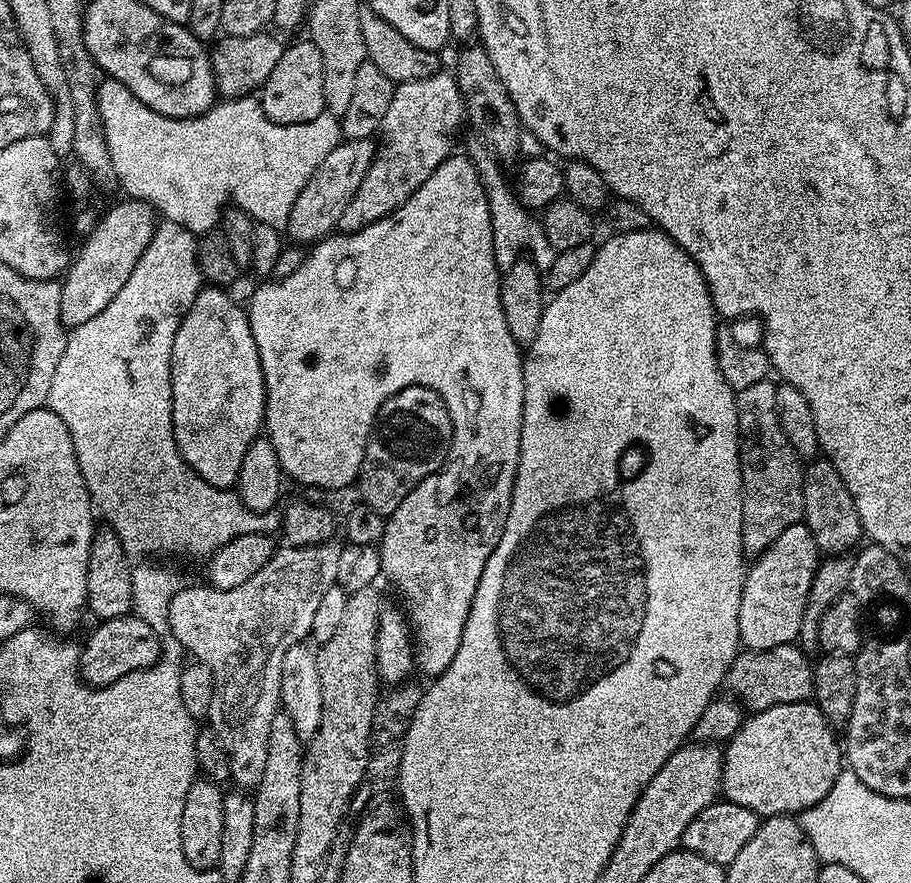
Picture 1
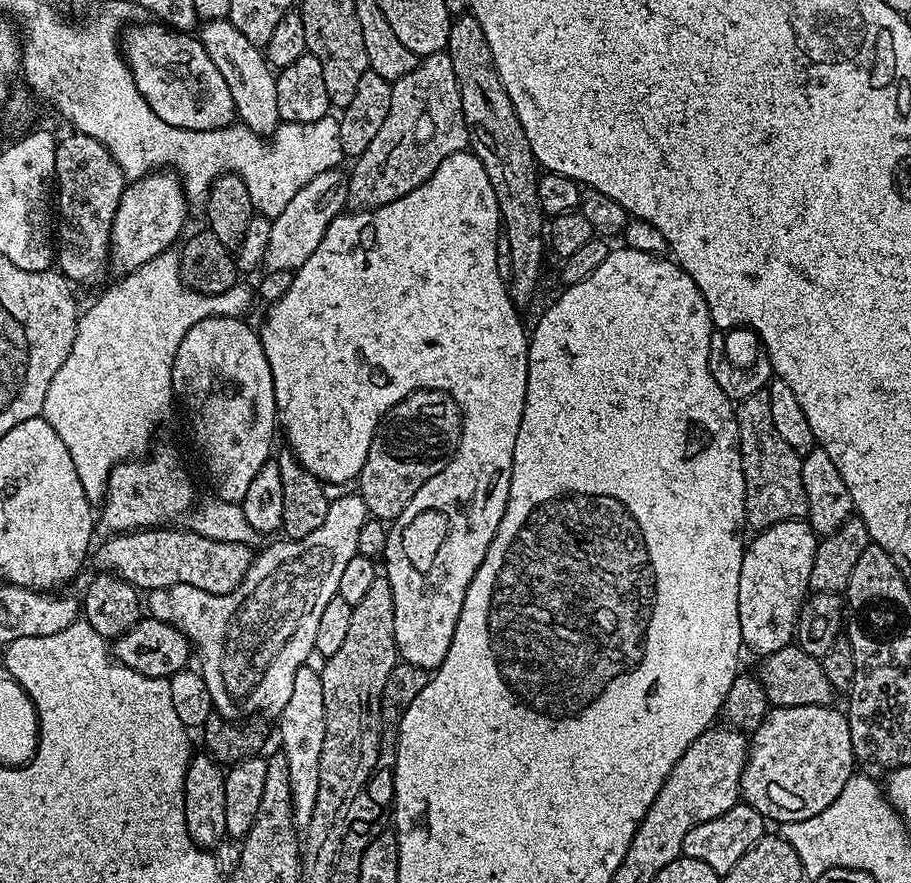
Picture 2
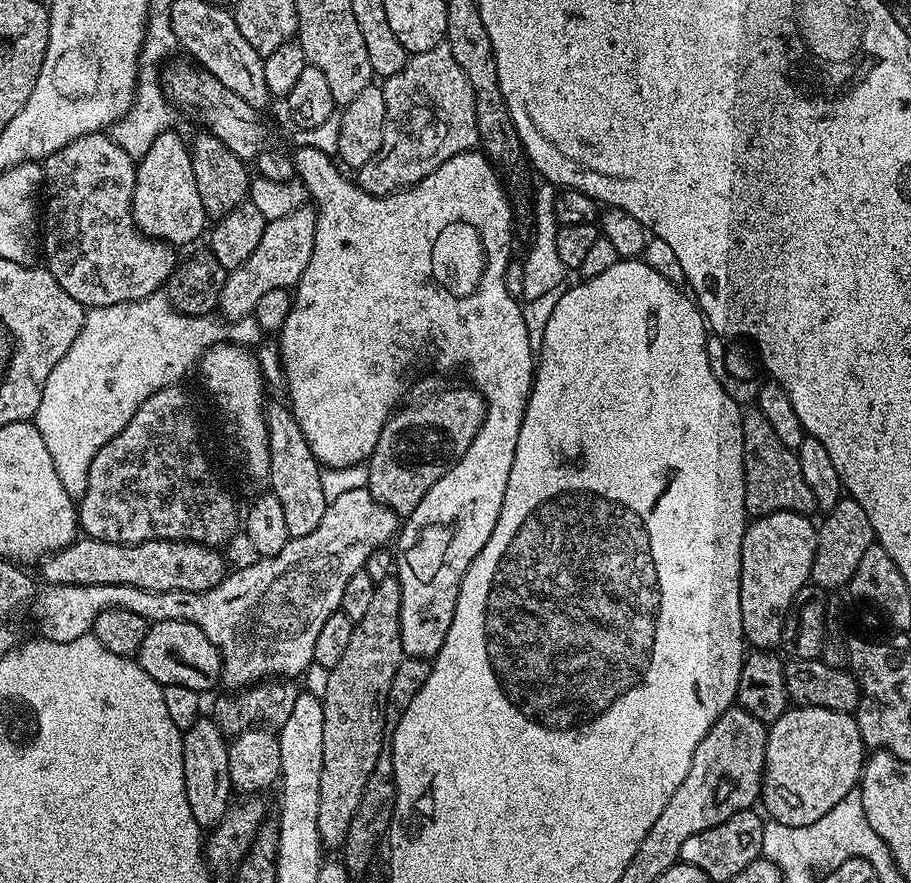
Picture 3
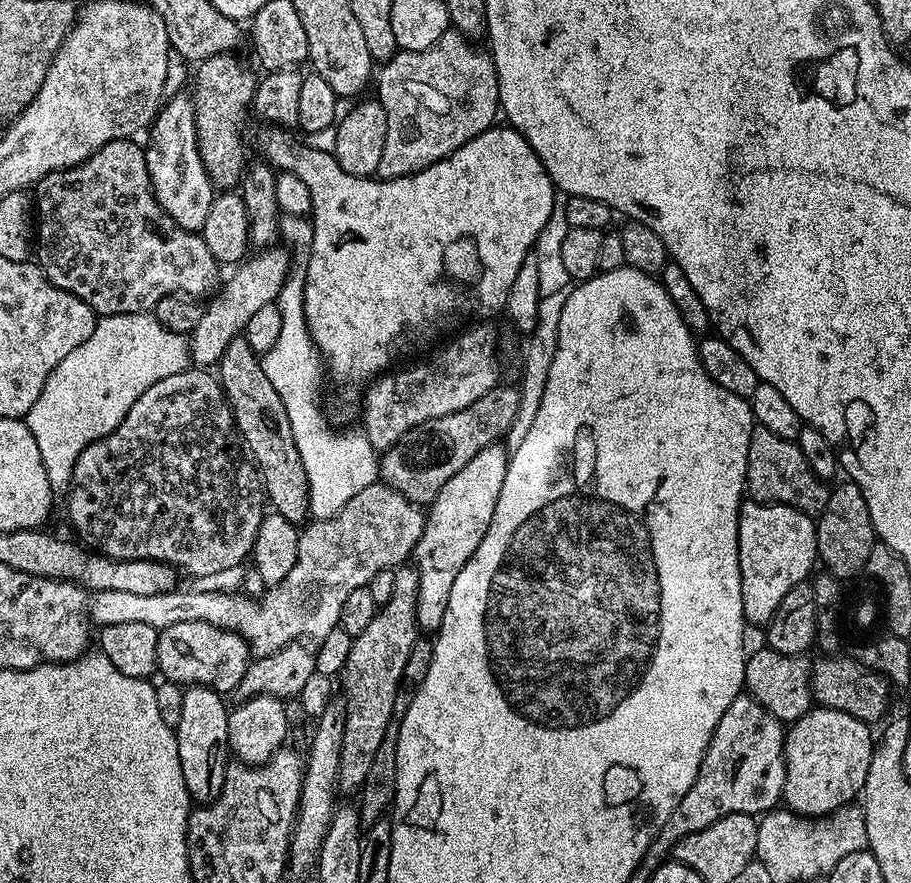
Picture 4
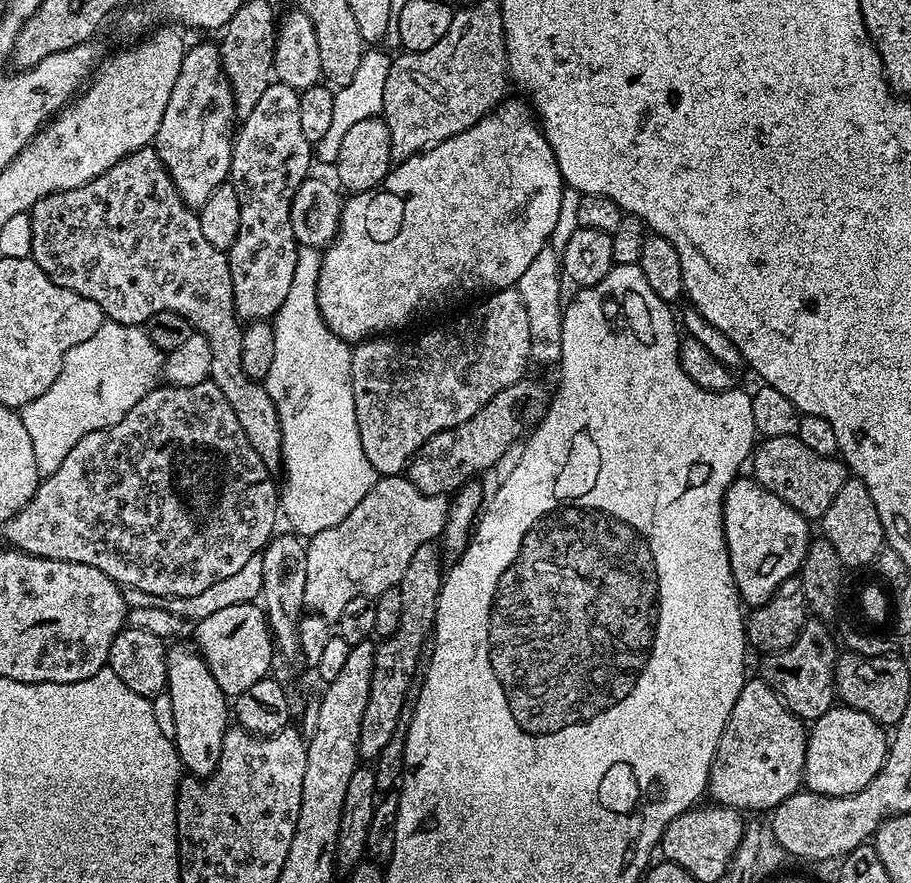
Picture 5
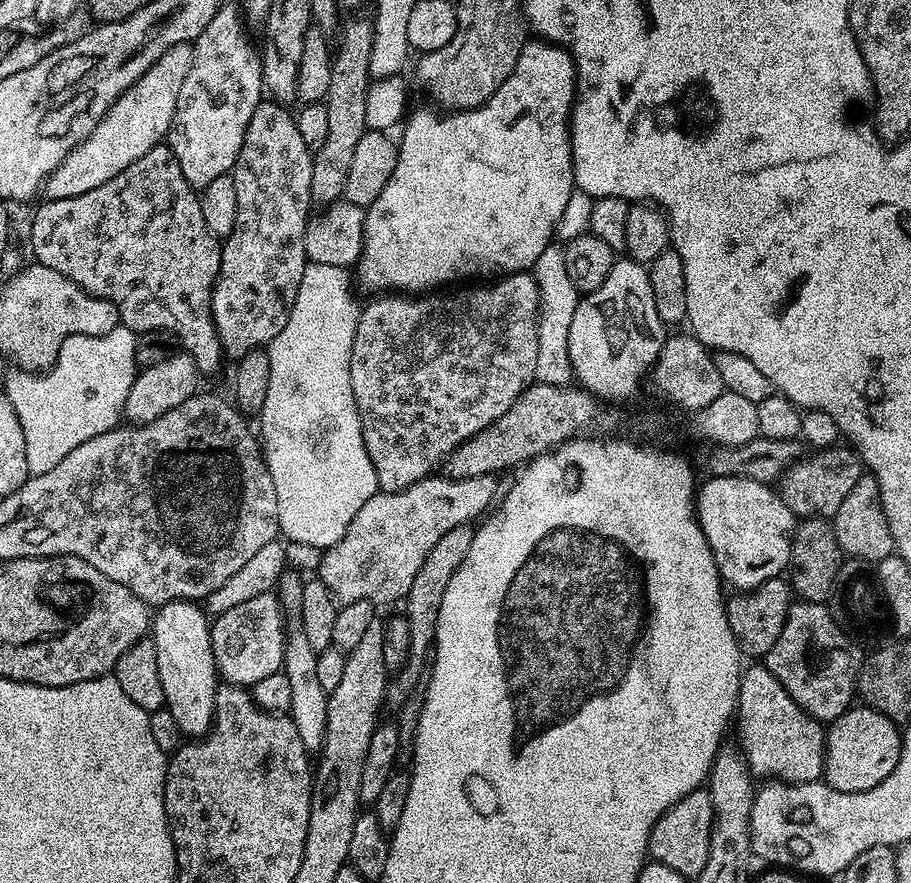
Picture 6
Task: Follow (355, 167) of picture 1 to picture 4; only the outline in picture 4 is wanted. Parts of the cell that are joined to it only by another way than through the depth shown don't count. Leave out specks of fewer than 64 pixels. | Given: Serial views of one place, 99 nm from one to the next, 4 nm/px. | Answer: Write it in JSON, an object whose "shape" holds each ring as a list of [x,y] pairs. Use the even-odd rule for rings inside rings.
{"shape":[[[268,246],[255,256],[249,255],[235,269],[236,272],[215,293],[209,304],[206,304],[202,319],[190,334],[190,360],[196,366],[212,366],[222,358],[226,346],[237,339],[245,331],[247,322],[262,306],[276,303],[282,286],[288,280],[290,271],[290,255],[287,247]],[[221,291],[221,292],[220,292]],[[220,292],[220,293],[219,293]],[[212,364],[212,365],[208,365]]]}

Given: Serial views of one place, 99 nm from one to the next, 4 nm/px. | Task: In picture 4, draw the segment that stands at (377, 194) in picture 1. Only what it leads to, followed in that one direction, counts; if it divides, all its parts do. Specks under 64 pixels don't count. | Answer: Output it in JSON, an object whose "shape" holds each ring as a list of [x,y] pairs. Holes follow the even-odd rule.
{"shape":[[[449,30],[444,32],[442,38],[440,38],[438,42],[434,42],[434,46],[430,46],[426,50],[422,50],[421,52],[397,51],[396,55],[383,61],[381,68],[384,69],[382,69],[381,72],[379,69],[378,72],[378,80],[380,76],[380,93],[378,93],[378,99],[380,105],[386,110],[386,146],[382,146],[382,158],[378,161],[376,176],[379,177],[379,179],[393,180],[394,178],[402,178],[403,176],[413,176],[415,172],[421,172],[422,169],[428,168],[434,162],[446,158],[451,152],[458,150],[466,142],[478,138],[478,134],[482,134],[487,128],[491,128],[497,123],[501,106],[498,78],[496,77],[496,66],[492,61],[491,55],[489,55],[487,51],[475,52],[471,47],[475,48],[461,32]]]}

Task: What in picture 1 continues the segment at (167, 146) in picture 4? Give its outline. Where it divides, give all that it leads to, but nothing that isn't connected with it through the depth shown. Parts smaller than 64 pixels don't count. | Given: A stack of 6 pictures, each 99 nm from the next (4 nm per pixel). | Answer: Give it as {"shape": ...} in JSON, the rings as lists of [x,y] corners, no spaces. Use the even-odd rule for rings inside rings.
{"shape":[[[120,198],[120,201],[95,221],[90,235],[80,248],[80,253],[71,257],[67,272],[63,273],[60,293],[62,294],[62,322],[65,329],[71,330],[90,322],[90,318],[102,314],[106,306],[126,286],[126,278],[134,274],[138,258],[150,246],[156,232],[158,213],[144,200]]]}

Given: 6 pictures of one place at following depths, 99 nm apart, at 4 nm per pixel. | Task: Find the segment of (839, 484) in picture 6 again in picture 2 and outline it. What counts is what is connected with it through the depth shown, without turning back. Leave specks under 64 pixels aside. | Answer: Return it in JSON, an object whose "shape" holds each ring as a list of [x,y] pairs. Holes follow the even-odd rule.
{"shape":[[[757,394],[735,405],[736,425],[740,439],[740,461],[746,482],[744,518],[747,527],[763,530],[778,522],[803,520],[808,515],[806,490],[802,490],[801,456],[790,446],[778,430],[774,430],[774,417],[770,415],[767,395]]]}

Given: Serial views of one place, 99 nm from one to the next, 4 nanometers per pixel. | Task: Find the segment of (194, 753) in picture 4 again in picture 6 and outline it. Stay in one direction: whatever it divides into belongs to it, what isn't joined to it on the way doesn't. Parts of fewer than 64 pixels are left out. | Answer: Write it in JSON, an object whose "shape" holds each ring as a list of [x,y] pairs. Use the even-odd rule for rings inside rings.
{"shape":[[[172,600],[155,609],[150,638],[158,650],[158,678],[162,682],[164,707],[174,714],[178,730],[188,738],[203,738],[212,730],[216,713],[218,673],[212,649],[210,616],[199,603]]]}

